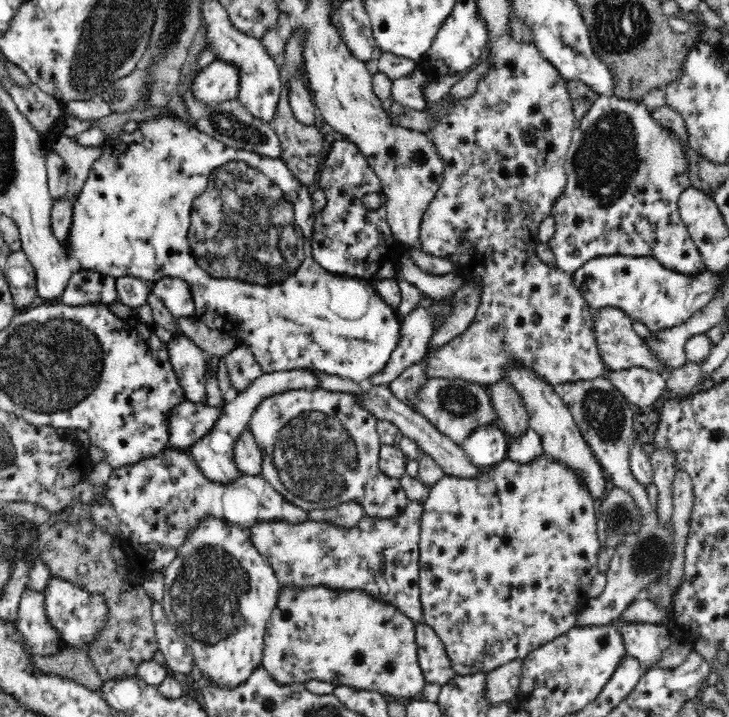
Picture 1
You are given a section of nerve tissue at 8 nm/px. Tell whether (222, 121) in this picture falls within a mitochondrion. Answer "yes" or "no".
yes

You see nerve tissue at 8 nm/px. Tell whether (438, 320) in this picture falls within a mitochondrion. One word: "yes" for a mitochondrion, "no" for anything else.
no

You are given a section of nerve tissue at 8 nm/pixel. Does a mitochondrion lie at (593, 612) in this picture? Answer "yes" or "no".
no

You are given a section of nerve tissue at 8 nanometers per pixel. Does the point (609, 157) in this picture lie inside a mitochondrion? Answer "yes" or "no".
yes

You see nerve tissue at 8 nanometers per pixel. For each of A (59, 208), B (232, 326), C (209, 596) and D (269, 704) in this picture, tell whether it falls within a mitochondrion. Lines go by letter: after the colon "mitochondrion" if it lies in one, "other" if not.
A: other
B: other
C: mitochondrion
D: mitochondrion

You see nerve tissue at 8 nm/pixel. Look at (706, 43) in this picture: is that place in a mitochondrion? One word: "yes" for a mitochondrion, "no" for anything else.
no

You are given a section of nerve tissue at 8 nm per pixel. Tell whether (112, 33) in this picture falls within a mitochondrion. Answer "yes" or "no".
yes

